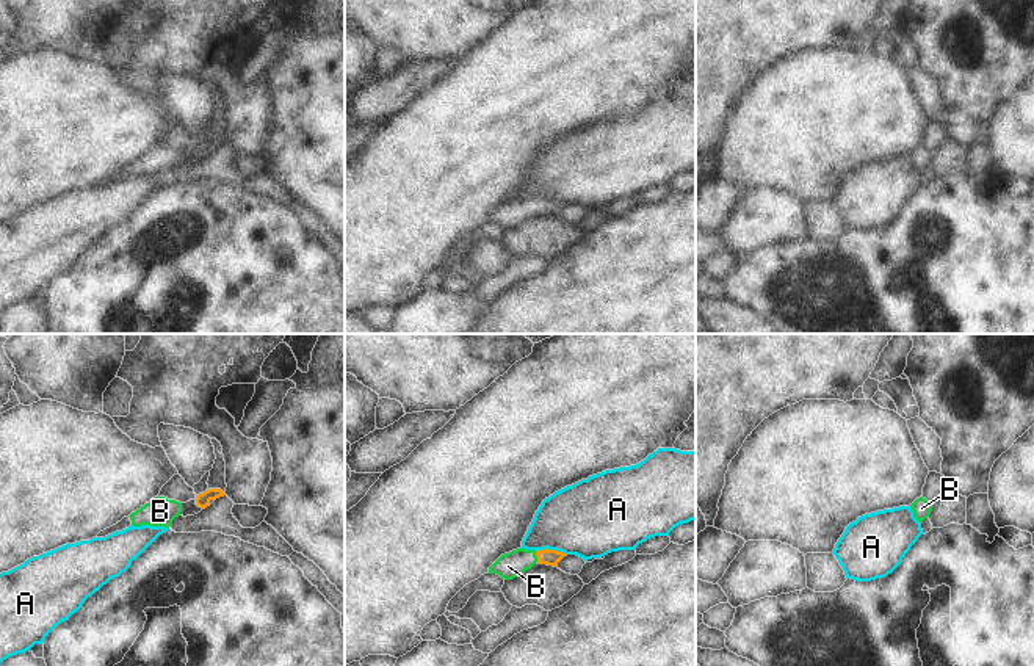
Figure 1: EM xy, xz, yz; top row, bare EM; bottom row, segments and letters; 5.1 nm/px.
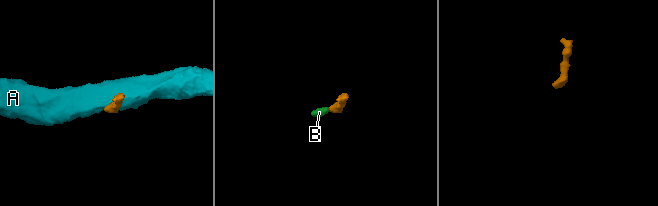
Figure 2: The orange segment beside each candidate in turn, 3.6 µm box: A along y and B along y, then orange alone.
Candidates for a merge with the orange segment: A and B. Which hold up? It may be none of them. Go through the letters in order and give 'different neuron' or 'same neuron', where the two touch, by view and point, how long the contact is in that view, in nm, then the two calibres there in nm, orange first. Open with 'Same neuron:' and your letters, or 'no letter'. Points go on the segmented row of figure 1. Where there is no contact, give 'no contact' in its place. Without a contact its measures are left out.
Same neuron: B
A: different neuron; contact xz (552, 550); length 160 nm; calibres 80 and 400 nm
B: same neuron; contact xz (536, 555); length 60 nm; calibres 80 and 140 nm

